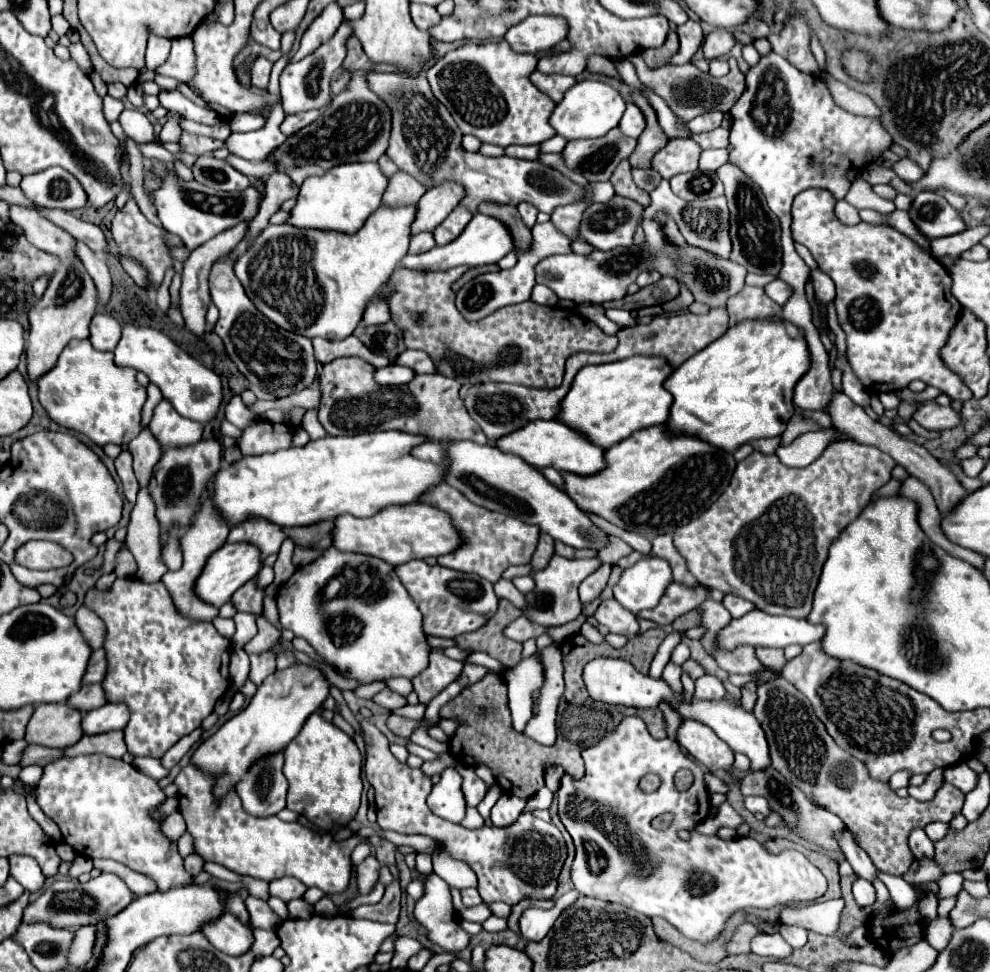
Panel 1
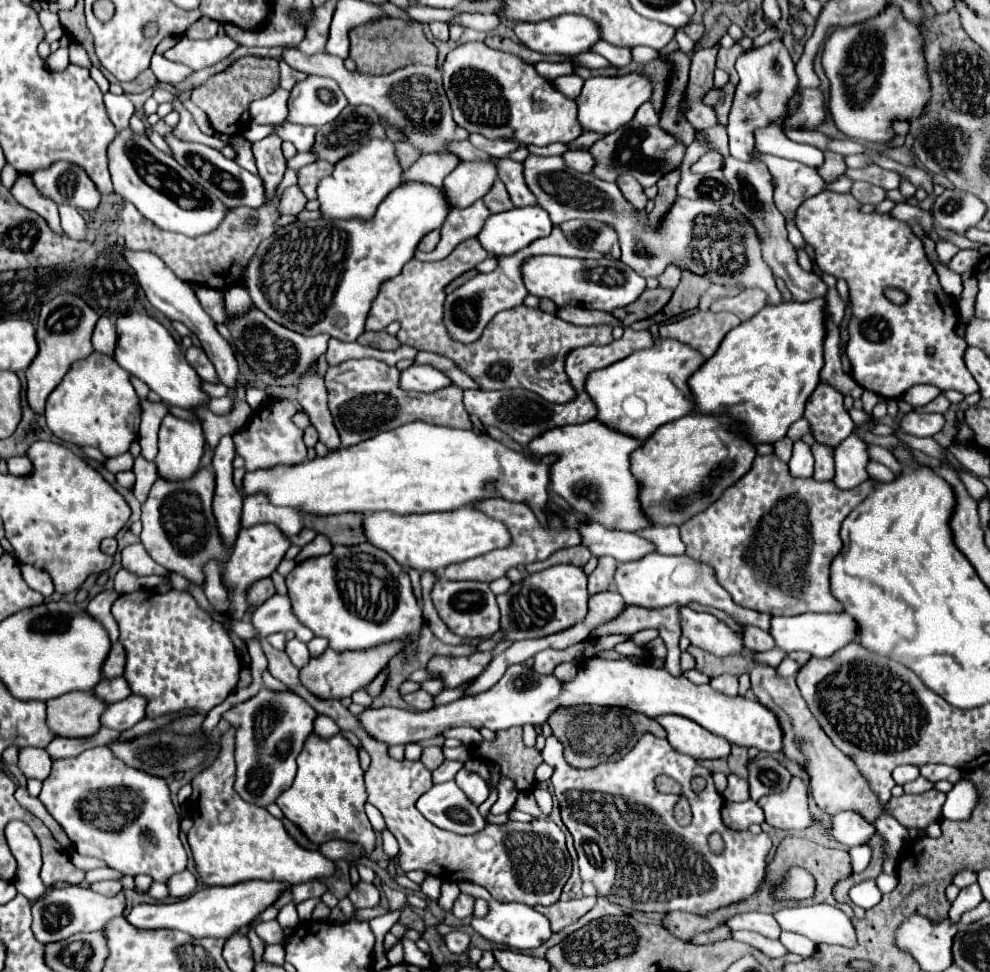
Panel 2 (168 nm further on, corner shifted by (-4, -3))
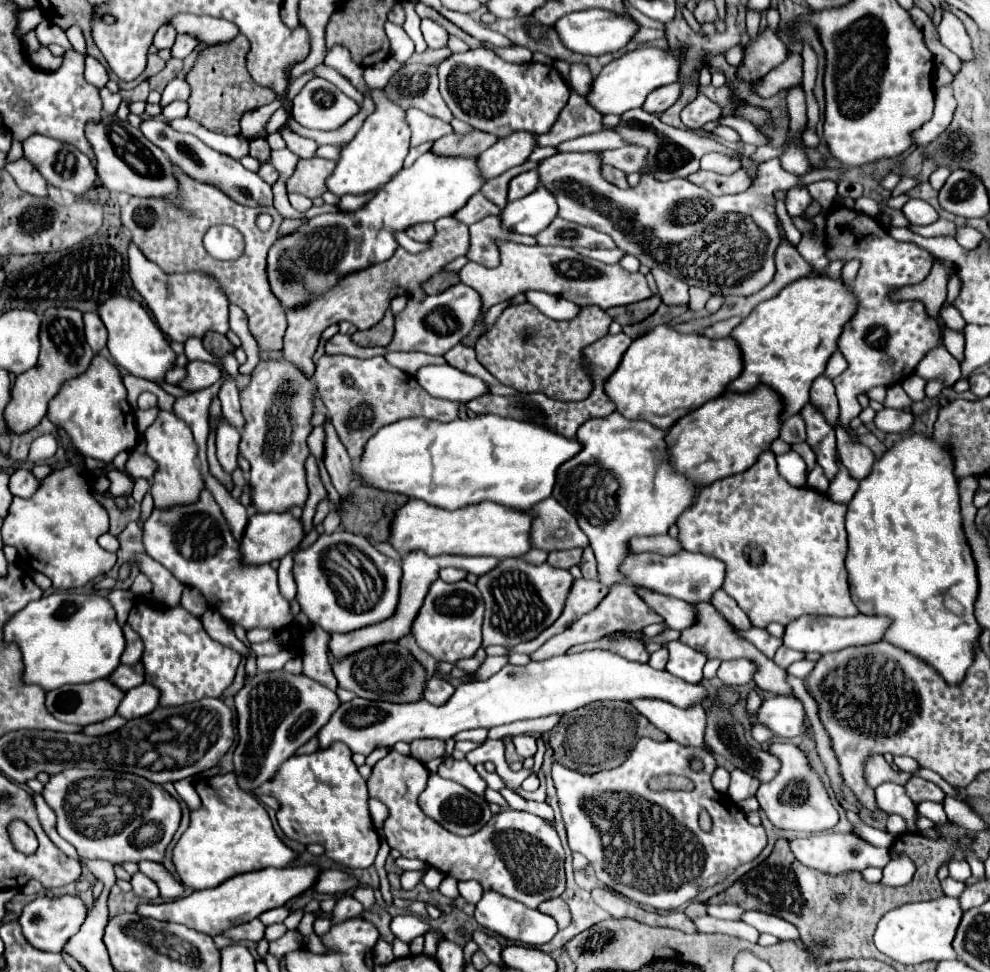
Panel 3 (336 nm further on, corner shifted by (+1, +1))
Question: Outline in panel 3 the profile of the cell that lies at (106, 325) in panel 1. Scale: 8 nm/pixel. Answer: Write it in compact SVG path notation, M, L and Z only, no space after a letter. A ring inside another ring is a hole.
M87 312L83 316L83 320L85 320L85 338L87 338L87 344L97 354L107 344L107 328L105 328L105 324L101 322L101 318L95 312Z

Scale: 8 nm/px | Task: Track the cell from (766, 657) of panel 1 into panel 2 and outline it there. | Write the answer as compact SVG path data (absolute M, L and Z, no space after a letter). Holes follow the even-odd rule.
M740 626L742 628L742 636L744 636L744 644L756 652L766 652L770 648L774 648L774 638L770 636L770 632L764 632L756 626Z

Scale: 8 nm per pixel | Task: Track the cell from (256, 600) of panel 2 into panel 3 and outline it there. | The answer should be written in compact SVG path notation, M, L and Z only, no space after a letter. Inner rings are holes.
M207 488L199 492L193 504L179 504L169 508L153 508L143 524L145 552L161 562L185 586L201 590L209 608L217 608L231 624L251 628L283 628L293 622L289 602L279 594L277 570L269 564L243 566L239 562L239 542L233 538L231 528L221 514L219 504Z

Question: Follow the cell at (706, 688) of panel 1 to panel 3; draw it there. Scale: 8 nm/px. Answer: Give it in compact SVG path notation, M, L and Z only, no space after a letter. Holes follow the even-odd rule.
M731 660L731 662L723 662L717 670L717 678L721 680L723 686L727 688L735 688L735 686L743 686L751 682L751 676L755 674L755 664L747 662L747 660Z

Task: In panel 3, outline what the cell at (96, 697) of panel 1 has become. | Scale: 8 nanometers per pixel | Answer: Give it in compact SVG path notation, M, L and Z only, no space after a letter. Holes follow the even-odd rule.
M133 664L133 666L117 666L115 672L109 676L109 680L121 688L123 692L143 684L143 666L141 664Z

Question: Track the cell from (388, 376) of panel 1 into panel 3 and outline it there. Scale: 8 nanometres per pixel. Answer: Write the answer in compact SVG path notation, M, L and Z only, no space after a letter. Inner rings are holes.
M449 364L423 366L415 372L413 378L433 398L445 398L445 400L455 400L463 404L487 392L487 386L483 384L483 380L469 376Z

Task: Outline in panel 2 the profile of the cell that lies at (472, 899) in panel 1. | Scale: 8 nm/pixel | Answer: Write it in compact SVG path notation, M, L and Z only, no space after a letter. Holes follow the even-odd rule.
M460 894L452 906L452 914L456 918L468 918L474 912L474 898L470 894Z

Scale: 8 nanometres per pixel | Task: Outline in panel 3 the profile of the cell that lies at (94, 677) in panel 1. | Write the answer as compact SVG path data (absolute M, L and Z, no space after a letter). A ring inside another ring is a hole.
M127 624L123 626L123 634L125 634L125 650L121 654L121 664L135 664L143 654L143 642Z

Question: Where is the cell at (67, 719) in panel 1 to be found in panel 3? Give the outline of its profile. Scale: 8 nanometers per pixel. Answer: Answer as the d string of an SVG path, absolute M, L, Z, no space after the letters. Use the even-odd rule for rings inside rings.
M105 678L51 690L47 692L45 706L61 722L87 726L111 718L121 698L123 692Z

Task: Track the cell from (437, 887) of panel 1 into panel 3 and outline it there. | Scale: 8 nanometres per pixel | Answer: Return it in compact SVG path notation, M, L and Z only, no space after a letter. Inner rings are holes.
M445 876L445 880L441 882L439 886L439 892L451 900L455 900L459 896L459 890L457 890L457 880L451 878L451 876Z

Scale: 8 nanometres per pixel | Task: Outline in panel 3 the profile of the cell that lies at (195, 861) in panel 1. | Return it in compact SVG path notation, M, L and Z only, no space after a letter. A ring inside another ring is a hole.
M141 862L139 864L139 870L149 876L161 890L161 898L165 900L175 900L175 898L181 898L183 892L185 892L185 886L181 880L177 880L163 864L159 862Z

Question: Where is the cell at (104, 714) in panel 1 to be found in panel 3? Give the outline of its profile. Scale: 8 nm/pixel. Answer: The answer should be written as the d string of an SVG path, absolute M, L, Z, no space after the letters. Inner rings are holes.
M141 684L137 688L131 688L123 696L123 700L117 708L117 714L125 720L147 716L149 712L153 712L157 708L157 700L159 700L159 690L151 684Z

